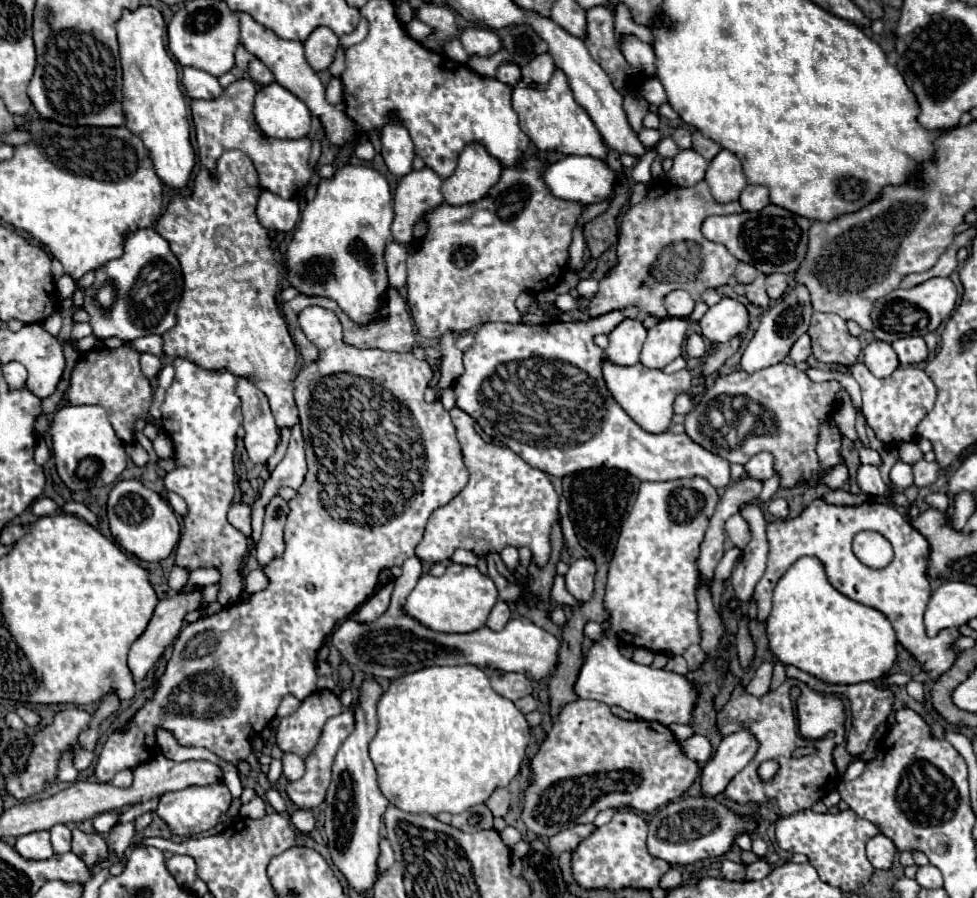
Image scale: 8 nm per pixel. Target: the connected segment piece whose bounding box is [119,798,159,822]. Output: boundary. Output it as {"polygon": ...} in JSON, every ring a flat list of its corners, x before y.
{"polygon":[[153,798,153,800,143,802,143,804,129,806,127,810,123,810,123,812,119,814,119,822,133,822,133,820,139,818,141,814,145,814,145,812,149,812,149,810,155,810,155,808,157,808,157,802,159,802,159,798]]}

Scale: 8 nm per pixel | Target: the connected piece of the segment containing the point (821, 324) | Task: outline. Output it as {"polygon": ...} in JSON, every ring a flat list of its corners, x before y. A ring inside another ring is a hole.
{"polygon":[[815,312,809,326,811,348,817,362,851,368,861,354,859,338,851,336,847,324,837,314]]}

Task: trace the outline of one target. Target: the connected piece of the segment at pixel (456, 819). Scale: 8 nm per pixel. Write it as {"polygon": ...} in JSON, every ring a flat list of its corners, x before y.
{"polygon":[[477,804,471,806,469,810,461,812,461,814,437,814,437,820,451,824,457,830,463,832,479,832,479,830,489,830,493,828,493,814,485,804]]}

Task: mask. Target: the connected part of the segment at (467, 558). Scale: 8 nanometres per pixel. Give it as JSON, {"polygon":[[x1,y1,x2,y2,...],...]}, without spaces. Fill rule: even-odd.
{"polygon":[[457,550,455,554,453,554,453,558,451,558,453,562,457,562,457,564,469,564,469,566,475,566,477,564,477,556,475,554,471,554,469,550]]}

